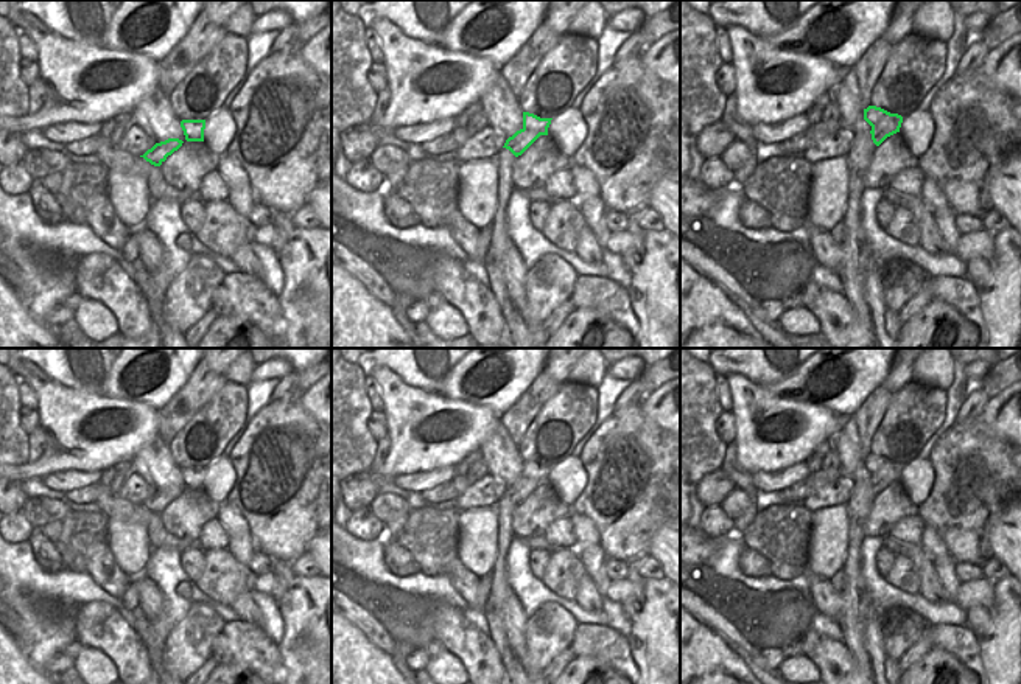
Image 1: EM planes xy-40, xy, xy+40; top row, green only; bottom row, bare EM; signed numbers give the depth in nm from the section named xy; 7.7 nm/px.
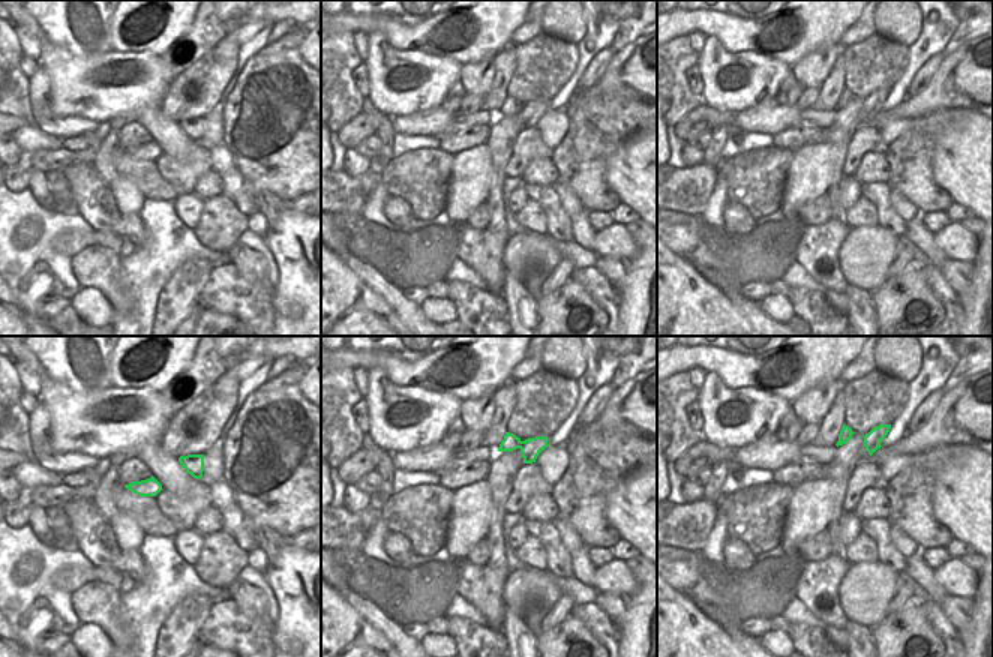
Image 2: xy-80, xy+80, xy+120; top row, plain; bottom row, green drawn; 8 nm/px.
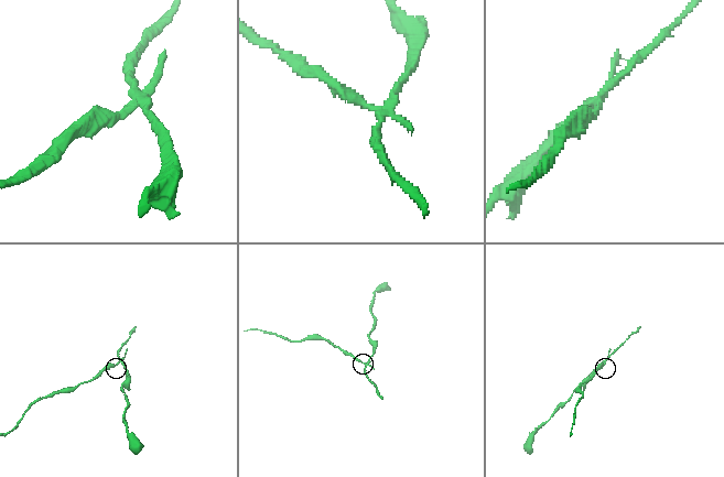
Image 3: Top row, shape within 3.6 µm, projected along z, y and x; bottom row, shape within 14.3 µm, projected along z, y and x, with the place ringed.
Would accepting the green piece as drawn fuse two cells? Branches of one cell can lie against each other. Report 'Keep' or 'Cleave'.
Cleave.

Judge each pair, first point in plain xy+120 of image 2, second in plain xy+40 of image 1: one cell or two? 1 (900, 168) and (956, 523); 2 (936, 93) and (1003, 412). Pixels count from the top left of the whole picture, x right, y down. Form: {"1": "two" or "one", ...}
{"1": "one", "2": "one"}

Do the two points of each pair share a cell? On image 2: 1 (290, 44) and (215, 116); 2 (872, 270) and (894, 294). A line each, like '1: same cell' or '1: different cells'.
1: different cells
2: different cells

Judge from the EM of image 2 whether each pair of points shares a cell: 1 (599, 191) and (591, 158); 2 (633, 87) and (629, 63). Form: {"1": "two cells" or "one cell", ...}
{"1": "one cell", "2": "one cell"}

